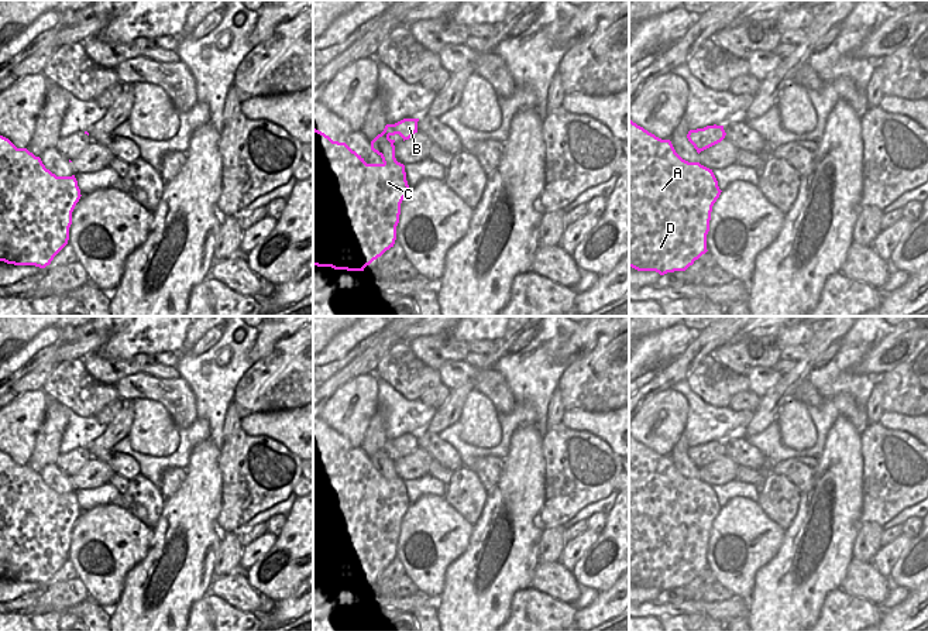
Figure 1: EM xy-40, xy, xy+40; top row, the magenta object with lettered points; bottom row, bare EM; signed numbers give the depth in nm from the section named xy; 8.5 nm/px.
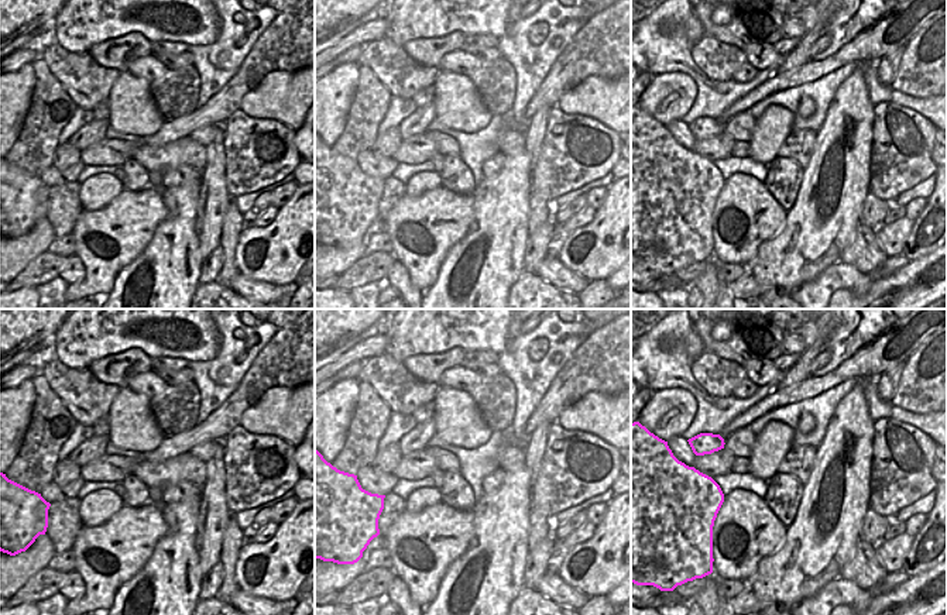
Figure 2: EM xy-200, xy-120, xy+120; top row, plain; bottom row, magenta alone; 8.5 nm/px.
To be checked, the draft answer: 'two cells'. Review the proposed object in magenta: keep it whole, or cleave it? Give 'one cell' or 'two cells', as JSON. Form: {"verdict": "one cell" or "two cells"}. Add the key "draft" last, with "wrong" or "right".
{"verdict": "two cells", "draft": "right"}

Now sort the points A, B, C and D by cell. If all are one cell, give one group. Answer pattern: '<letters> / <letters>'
A C D / B

